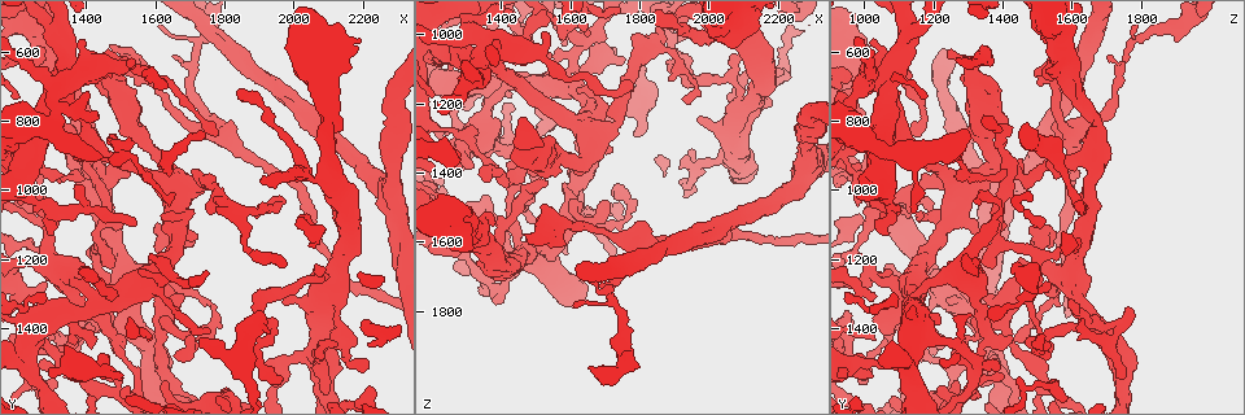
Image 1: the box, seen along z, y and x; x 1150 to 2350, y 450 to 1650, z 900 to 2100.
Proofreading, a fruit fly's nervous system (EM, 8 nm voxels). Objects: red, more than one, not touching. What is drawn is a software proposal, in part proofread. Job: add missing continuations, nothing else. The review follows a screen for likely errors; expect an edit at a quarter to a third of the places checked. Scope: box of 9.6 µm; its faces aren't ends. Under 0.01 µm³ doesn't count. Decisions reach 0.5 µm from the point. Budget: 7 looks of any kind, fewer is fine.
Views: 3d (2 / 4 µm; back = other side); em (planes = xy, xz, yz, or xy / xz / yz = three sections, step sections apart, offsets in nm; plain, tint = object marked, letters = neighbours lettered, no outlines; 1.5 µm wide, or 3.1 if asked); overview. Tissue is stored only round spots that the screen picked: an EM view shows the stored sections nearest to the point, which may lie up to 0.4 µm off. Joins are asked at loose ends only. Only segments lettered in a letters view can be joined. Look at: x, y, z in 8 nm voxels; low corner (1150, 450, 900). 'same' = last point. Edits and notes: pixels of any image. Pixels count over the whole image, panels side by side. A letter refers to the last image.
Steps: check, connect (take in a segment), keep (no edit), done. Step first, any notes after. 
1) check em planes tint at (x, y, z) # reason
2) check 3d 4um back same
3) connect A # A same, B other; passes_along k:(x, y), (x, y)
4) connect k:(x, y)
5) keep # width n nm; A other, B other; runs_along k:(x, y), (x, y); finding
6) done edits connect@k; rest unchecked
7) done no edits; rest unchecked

check 3d 2um at (1370, 580, 1030) # thick end

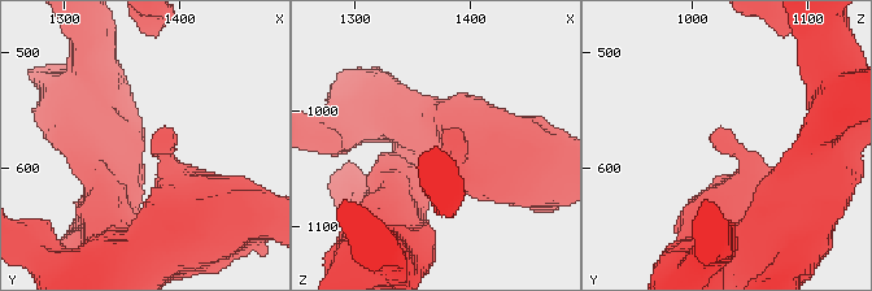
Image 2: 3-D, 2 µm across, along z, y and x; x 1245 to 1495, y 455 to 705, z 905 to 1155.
check em planes tint at (1374, 574, 1024)

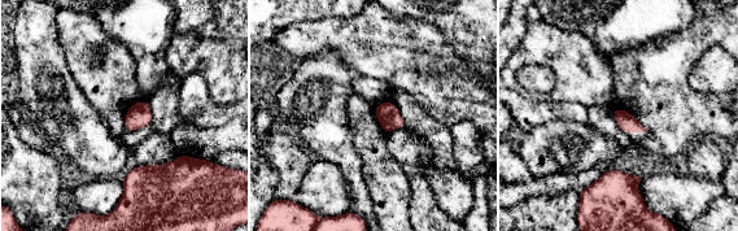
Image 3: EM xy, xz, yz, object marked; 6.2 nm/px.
check em planes letters same # see the neighbours

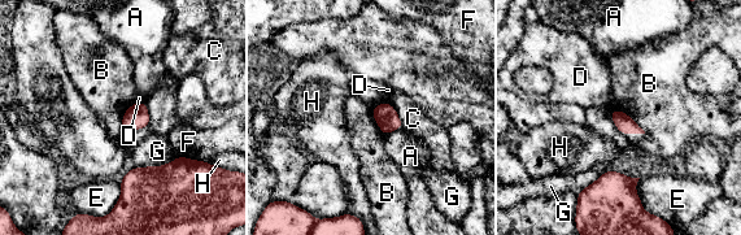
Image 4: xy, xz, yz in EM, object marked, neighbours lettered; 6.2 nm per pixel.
keep # longest_contact G 280 nm; A other, B other, C other, D other, E other, F other, G other, H other; border 4:(613, 108), (626, 112), (645, 133); no lettered segment goes on from it

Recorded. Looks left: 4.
check 3d 4um at (2060, 1220, 1060) # free end

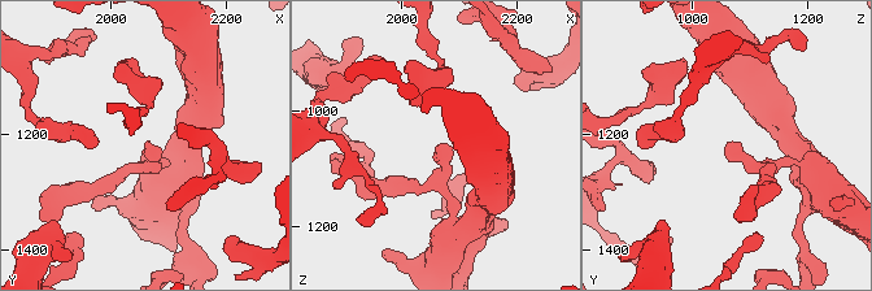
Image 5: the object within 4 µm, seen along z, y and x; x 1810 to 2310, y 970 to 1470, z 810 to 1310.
check em xy step 4 letters at (2060, 1215, 1060)

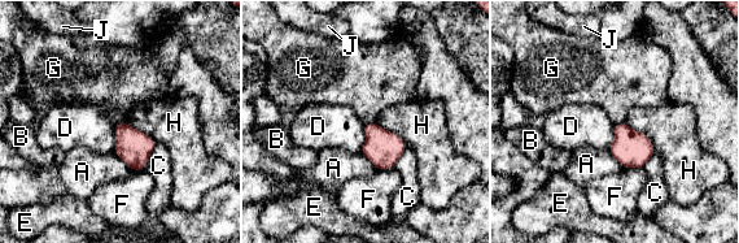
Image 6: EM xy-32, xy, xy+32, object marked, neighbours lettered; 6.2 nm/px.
keep # A other, B other, C other, D other, E other, F other, G other, H other, J other; none of them fits

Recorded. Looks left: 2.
check em planes letters at (1890, 1340, 1070) # an open end

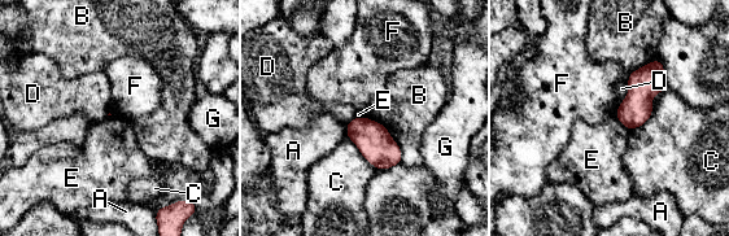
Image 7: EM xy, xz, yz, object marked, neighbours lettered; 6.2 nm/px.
keep # A other, B other, C other, D other, E other, F other, G other; border 7:(363, 117), (378, 121), (384, 126); no lettered segment goes on from it

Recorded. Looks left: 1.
done no edits; rest unchecked

